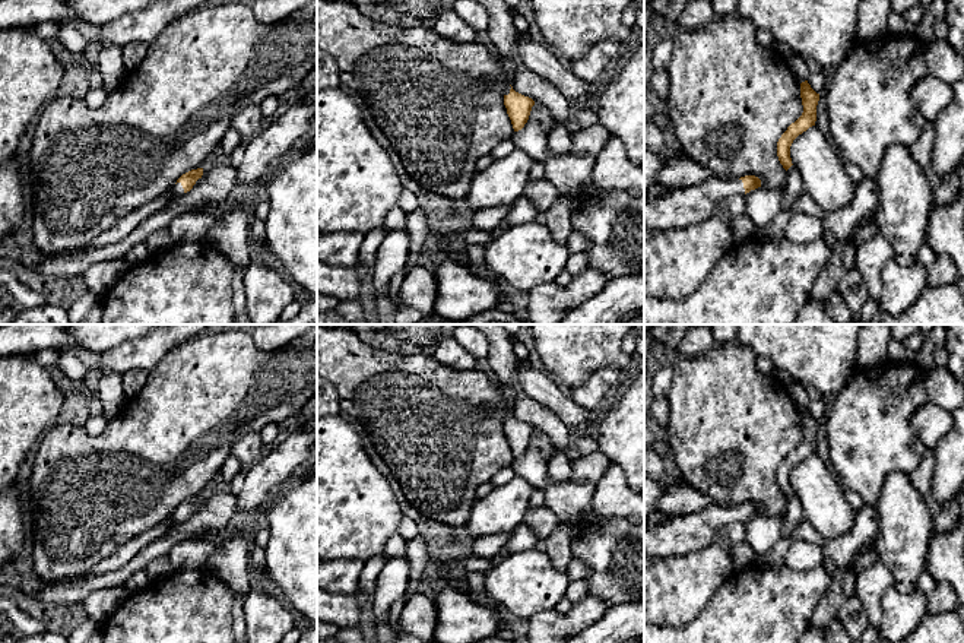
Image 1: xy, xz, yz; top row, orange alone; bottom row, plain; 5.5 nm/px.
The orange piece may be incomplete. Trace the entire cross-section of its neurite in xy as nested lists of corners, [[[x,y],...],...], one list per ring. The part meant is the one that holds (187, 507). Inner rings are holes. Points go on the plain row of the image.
[[[203,495],[191,497],[185,501],[183,501],[178,507],[177,511],[172,514],[171,520],[174,523],[181,523],[193,516],[196,509],[202,506],[203,503]]]

